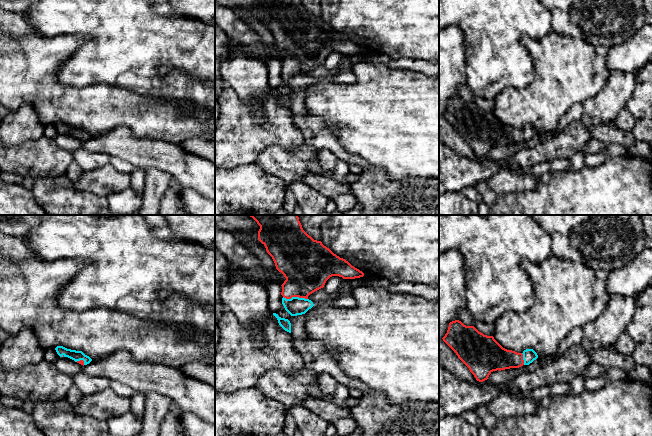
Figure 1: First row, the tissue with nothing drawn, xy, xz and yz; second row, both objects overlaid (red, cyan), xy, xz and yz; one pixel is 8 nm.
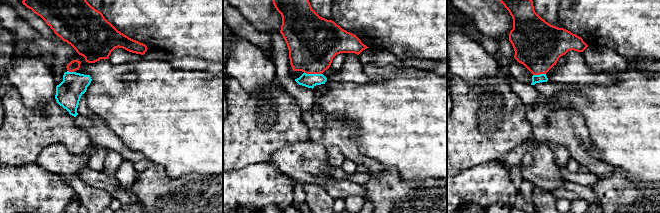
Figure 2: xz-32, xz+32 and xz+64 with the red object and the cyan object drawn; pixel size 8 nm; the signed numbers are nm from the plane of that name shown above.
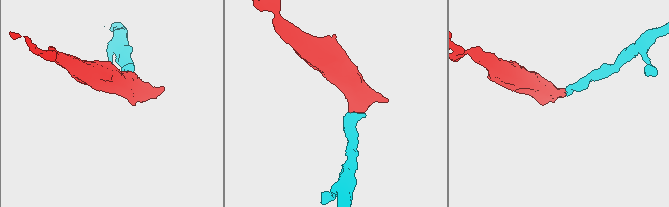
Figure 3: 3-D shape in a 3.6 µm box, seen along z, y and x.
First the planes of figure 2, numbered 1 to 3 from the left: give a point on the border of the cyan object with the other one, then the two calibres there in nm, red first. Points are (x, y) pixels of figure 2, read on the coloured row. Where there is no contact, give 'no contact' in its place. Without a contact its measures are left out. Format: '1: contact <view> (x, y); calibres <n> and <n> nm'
1: contact xz-32 (71, 71); calibres 90 and 200 nm
2: contact xz+32 (313, 73); calibres 400 and 110 nm
3: contact xz+64 (539, 74); calibres 400 and 70 nm

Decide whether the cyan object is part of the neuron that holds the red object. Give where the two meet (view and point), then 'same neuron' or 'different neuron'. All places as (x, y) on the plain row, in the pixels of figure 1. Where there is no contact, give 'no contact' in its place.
xz (295, 72) | same neuron

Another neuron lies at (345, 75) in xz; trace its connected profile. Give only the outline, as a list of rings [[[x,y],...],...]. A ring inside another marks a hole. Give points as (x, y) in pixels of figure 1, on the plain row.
[[[343,59],[338,65],[338,73],[331,79],[336,83],[348,83],[352,84],[356,82],[356,76],[352,72],[352,64],[347,60]]]

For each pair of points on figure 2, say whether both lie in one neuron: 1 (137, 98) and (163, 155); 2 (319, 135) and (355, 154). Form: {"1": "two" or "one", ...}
{"1": "one", "2": "one"}

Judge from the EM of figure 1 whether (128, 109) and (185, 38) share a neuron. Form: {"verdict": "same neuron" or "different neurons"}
{"verdict": "different neurons"}

